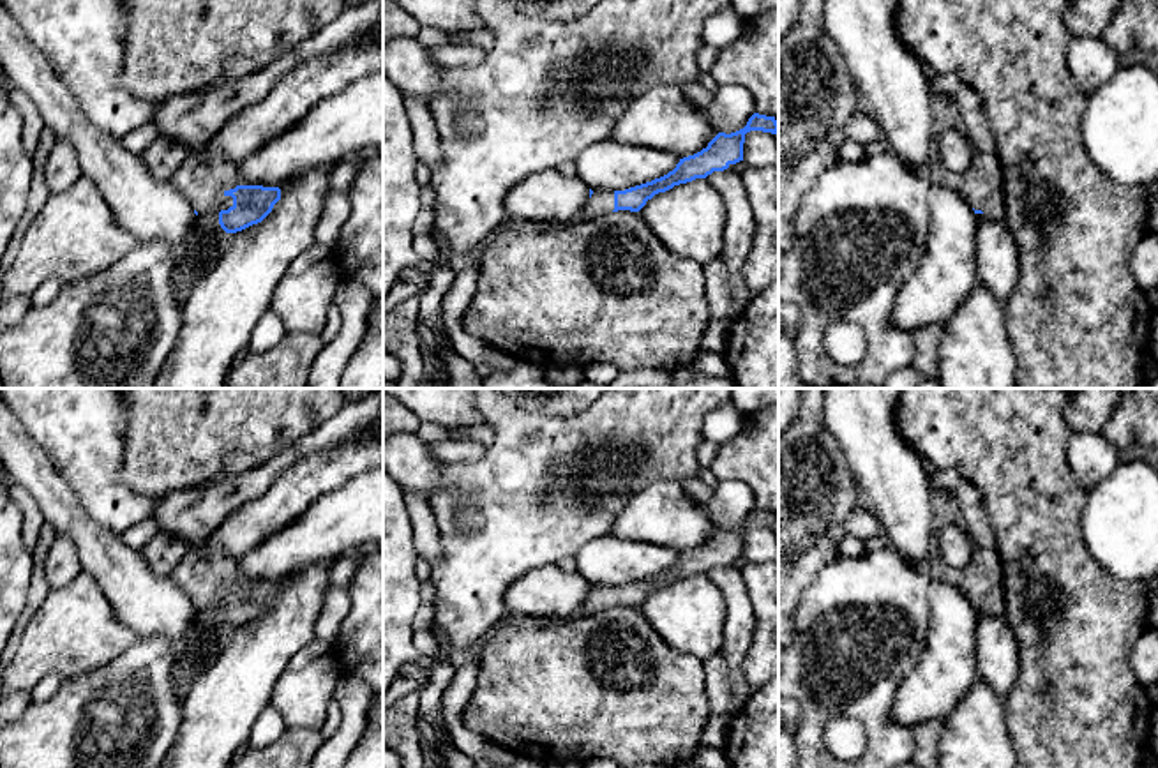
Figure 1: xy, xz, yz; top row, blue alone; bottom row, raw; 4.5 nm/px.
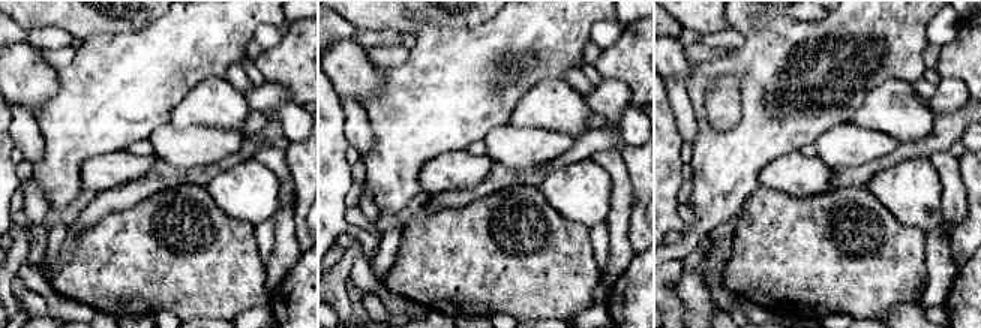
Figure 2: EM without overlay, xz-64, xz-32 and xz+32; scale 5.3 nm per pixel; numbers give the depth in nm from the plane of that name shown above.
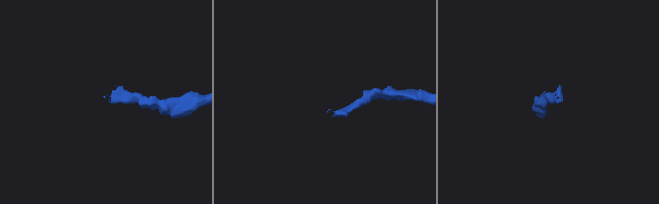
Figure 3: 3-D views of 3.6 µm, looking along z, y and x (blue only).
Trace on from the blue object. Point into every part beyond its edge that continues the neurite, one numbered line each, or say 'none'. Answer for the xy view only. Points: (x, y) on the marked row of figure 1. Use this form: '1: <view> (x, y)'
1: xy (202, 179)

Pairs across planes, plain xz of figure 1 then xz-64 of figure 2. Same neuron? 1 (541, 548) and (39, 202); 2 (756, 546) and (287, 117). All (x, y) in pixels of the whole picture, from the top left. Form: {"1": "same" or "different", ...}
{"1": "different", "2": "same"}

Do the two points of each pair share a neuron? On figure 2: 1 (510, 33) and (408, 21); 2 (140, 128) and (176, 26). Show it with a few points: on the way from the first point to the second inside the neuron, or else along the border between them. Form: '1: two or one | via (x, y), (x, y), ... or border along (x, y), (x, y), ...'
1: two | border along (486, 20), (476, 26), (426, 24), (417, 33)
2: one | via (140, 102), (140, 83), (171, 51)

